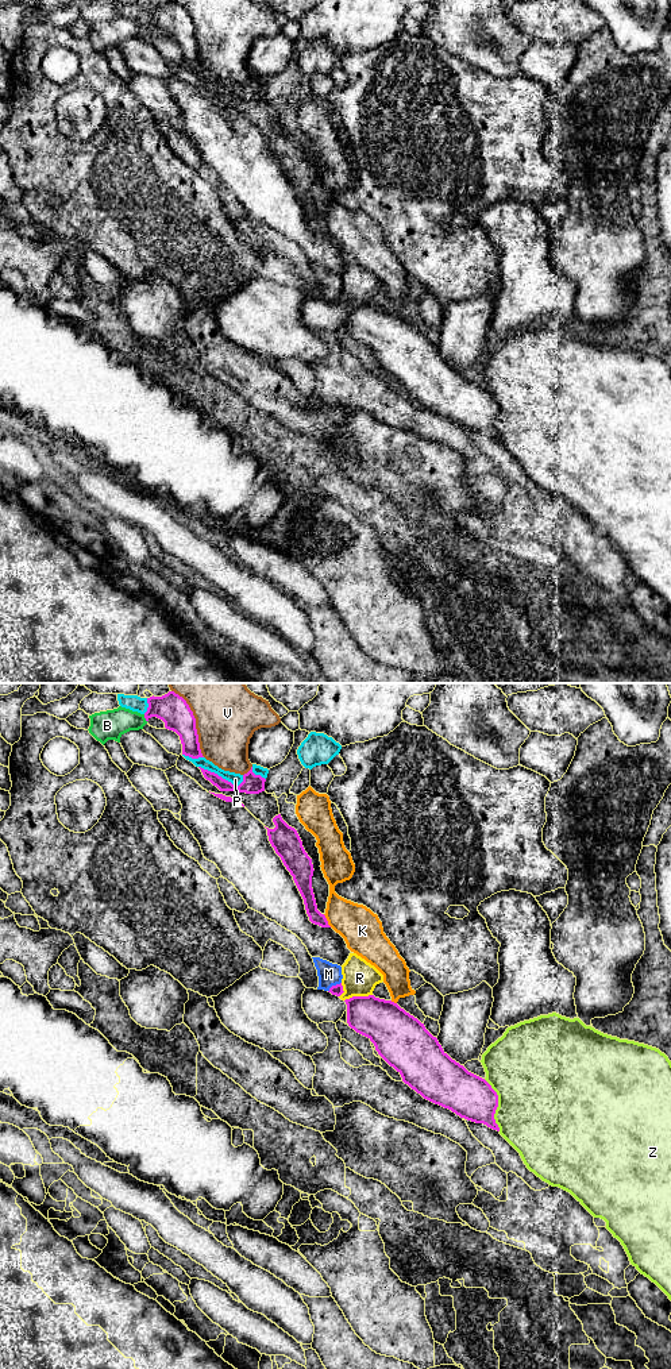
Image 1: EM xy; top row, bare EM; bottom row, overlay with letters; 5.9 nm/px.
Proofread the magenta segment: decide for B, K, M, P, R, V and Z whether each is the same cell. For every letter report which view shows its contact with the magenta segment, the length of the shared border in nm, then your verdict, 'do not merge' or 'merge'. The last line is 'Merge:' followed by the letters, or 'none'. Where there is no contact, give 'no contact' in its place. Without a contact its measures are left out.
B: meets magenta in xy; contact 50 nm long; do not merge
K: meets magenta in xy; contact 90 nm long; do not merge
M: meets magenta in xy; contact 100 nm long; merge
P: meets magenta in xy; contact 280 nm long; do not merge
R: meets magenta in xy; contact 170 nm long; do not merge
V: meets magenta in xy; contact 440 nm long; do not merge
Z: meets magenta in xy; contact 320 nm long; do not merge
Merge: M

